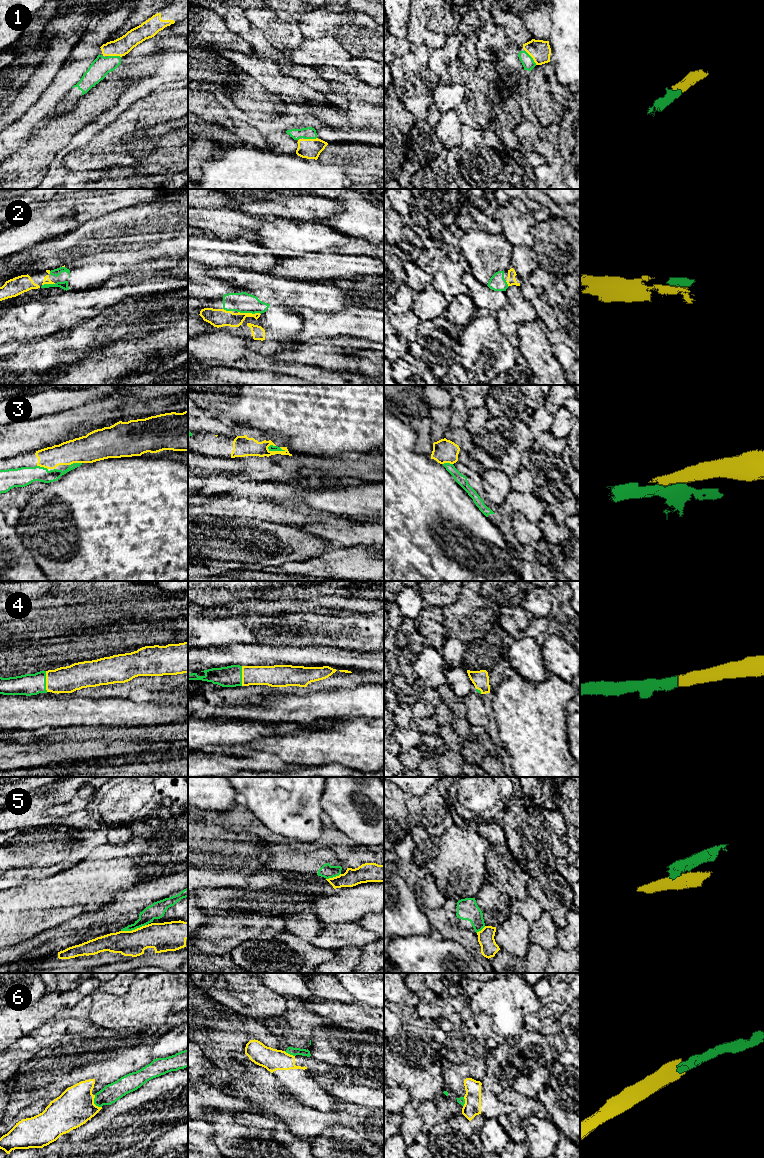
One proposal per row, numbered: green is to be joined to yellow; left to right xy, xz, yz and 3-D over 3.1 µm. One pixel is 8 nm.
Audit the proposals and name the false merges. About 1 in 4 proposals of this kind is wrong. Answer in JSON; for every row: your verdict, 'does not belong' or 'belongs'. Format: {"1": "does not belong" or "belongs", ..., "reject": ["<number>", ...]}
{"1": "belongs", "2": "belongs", "3": "belongs", "4": "belongs", "5": "does not belong", "6": "does not belong", "reject": ["5", "6"]}

